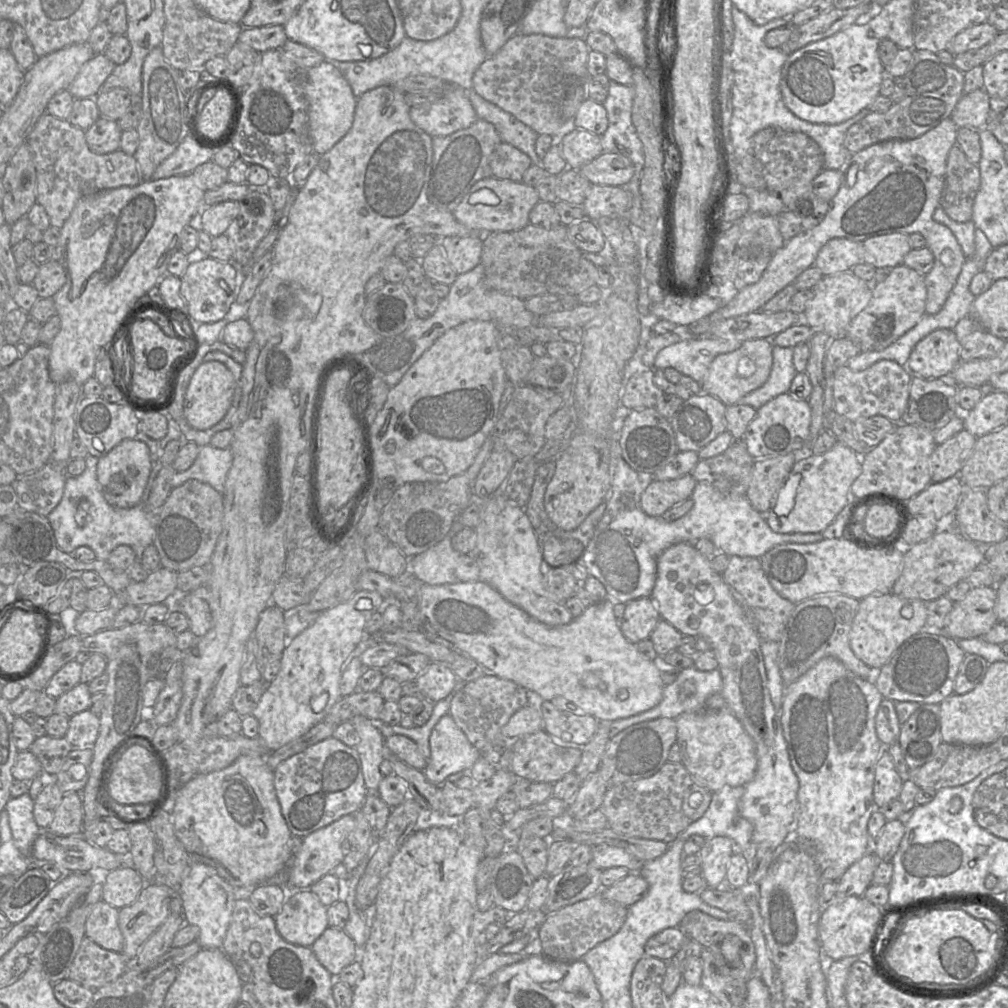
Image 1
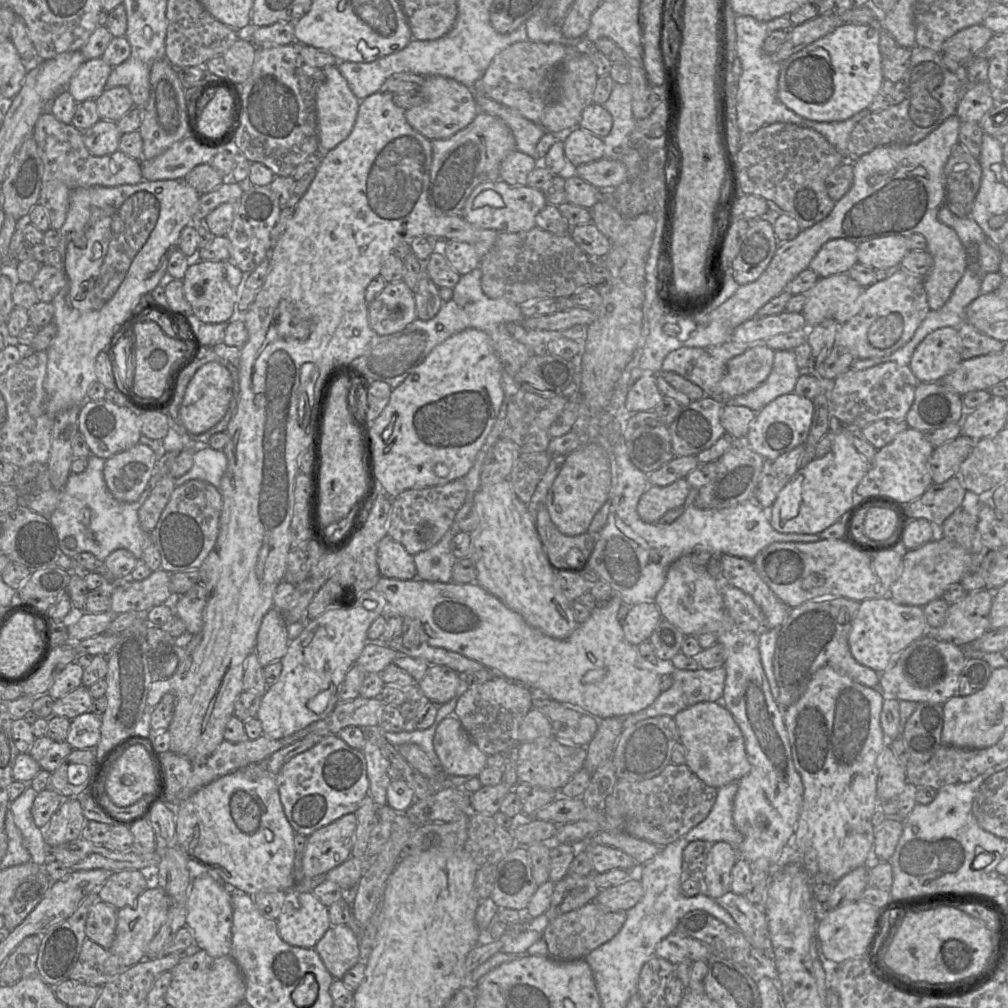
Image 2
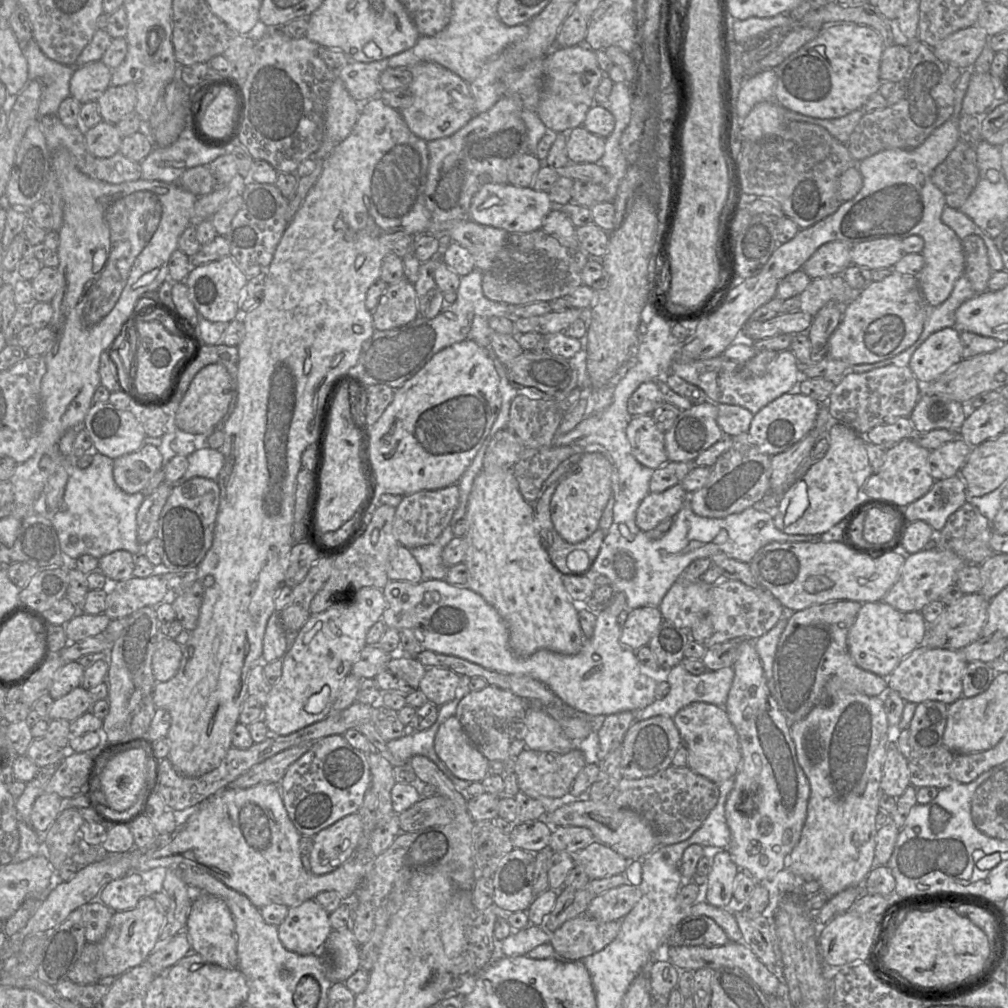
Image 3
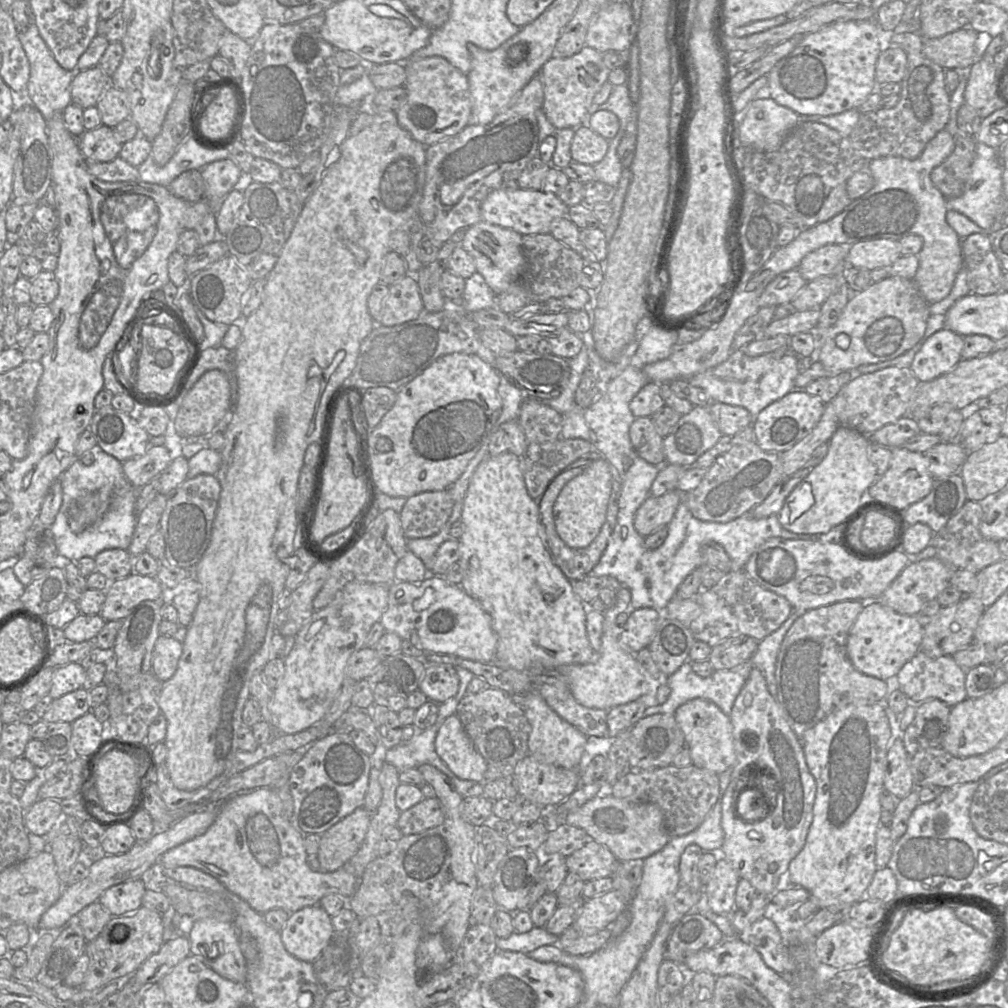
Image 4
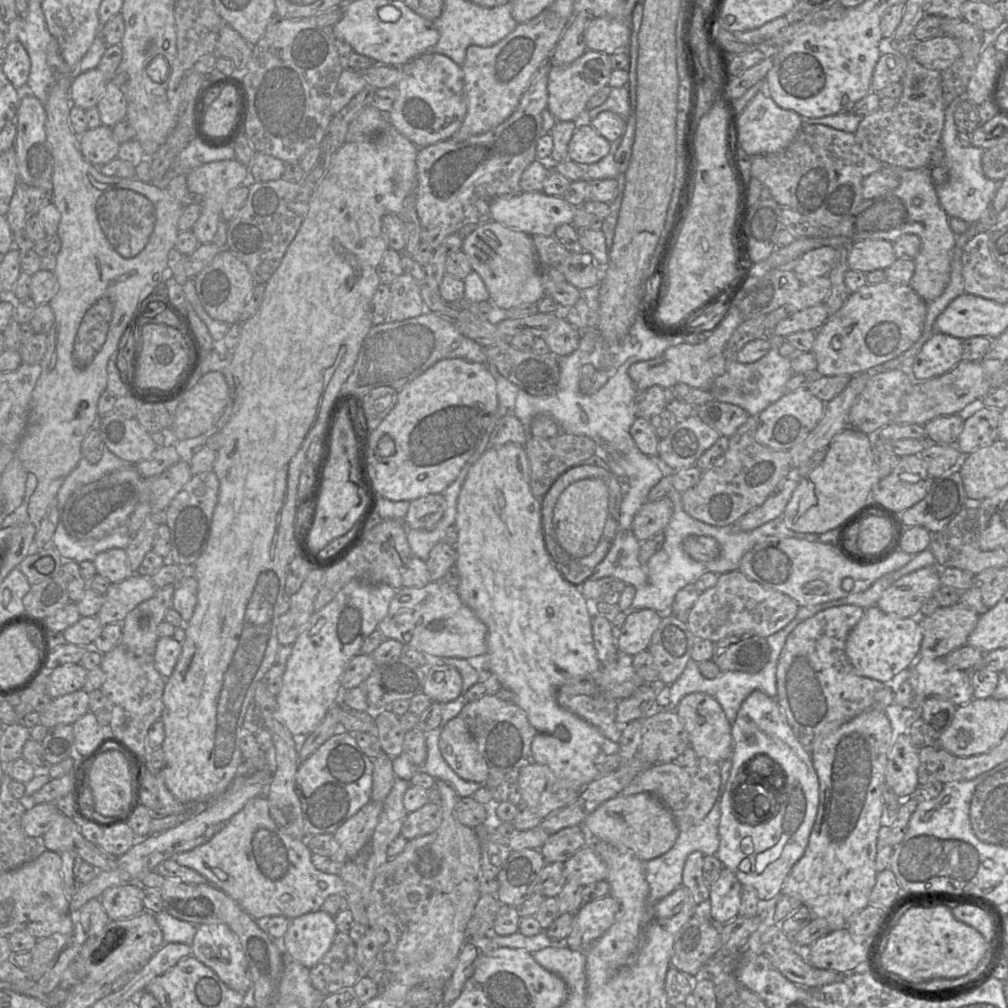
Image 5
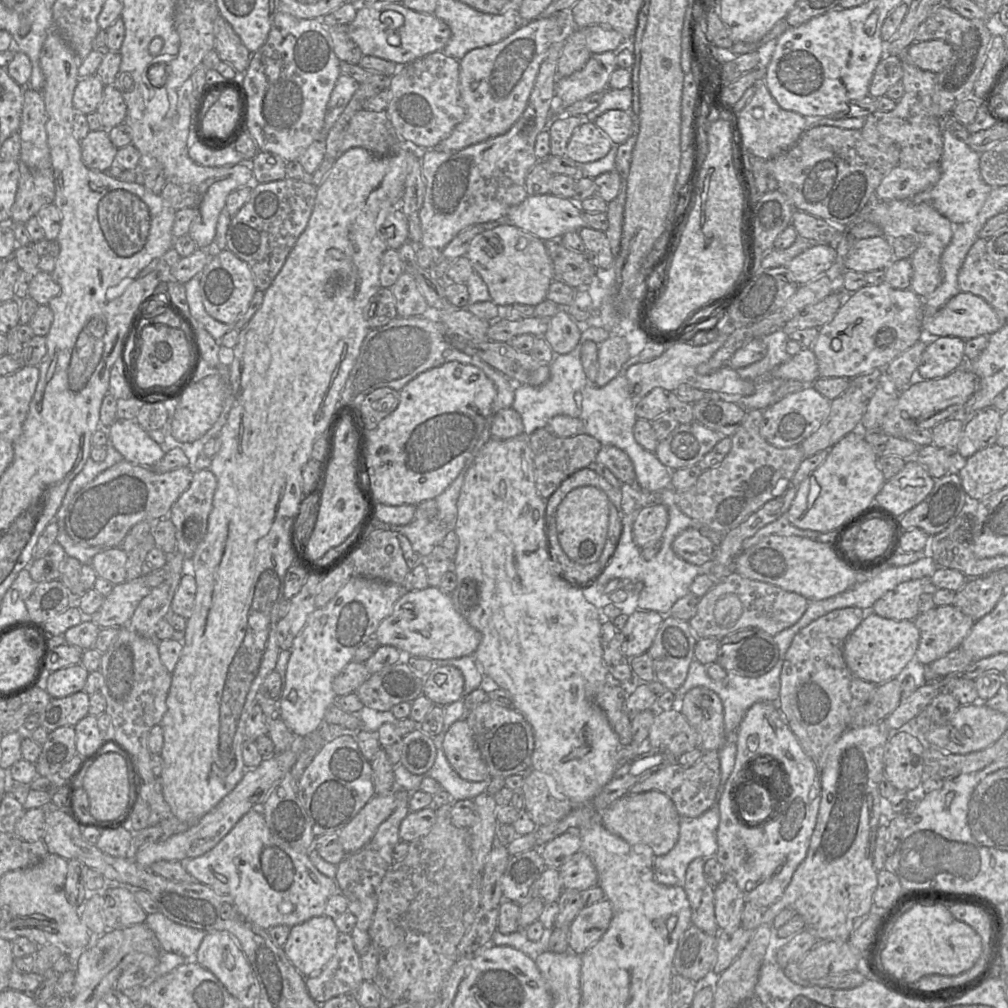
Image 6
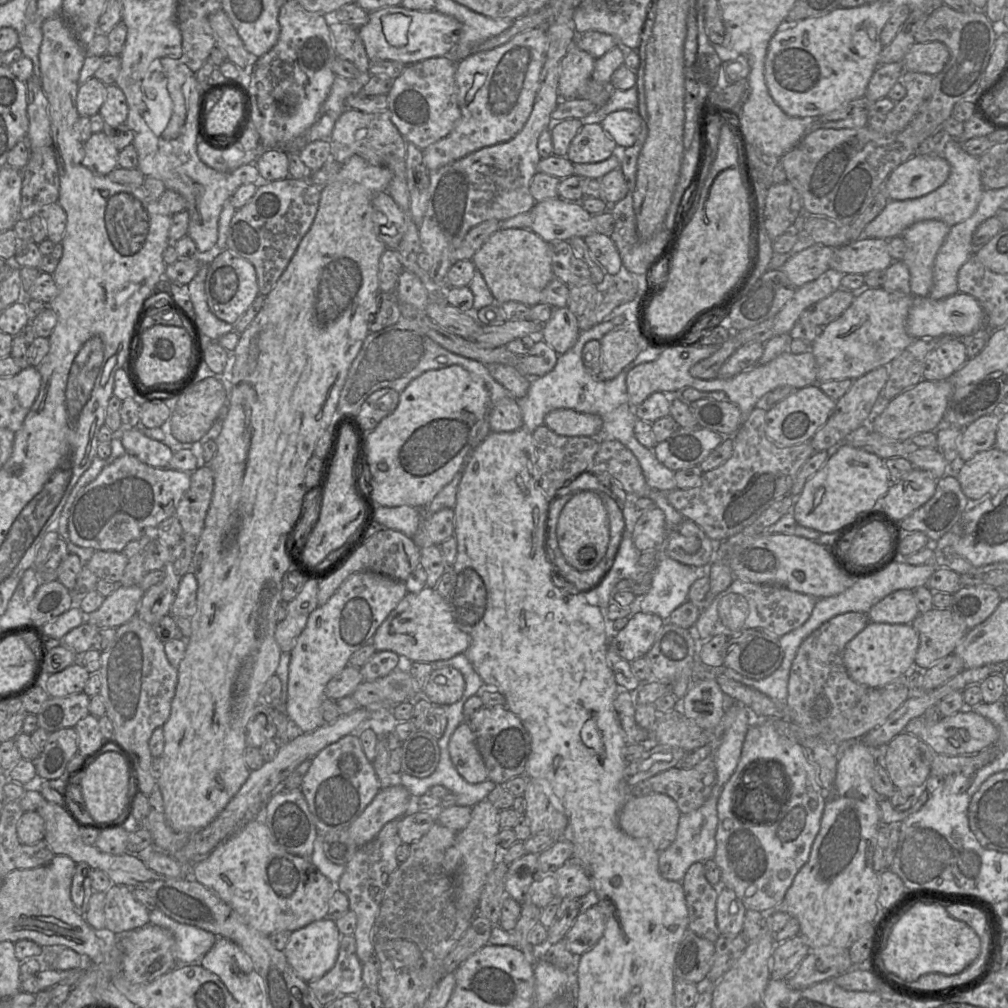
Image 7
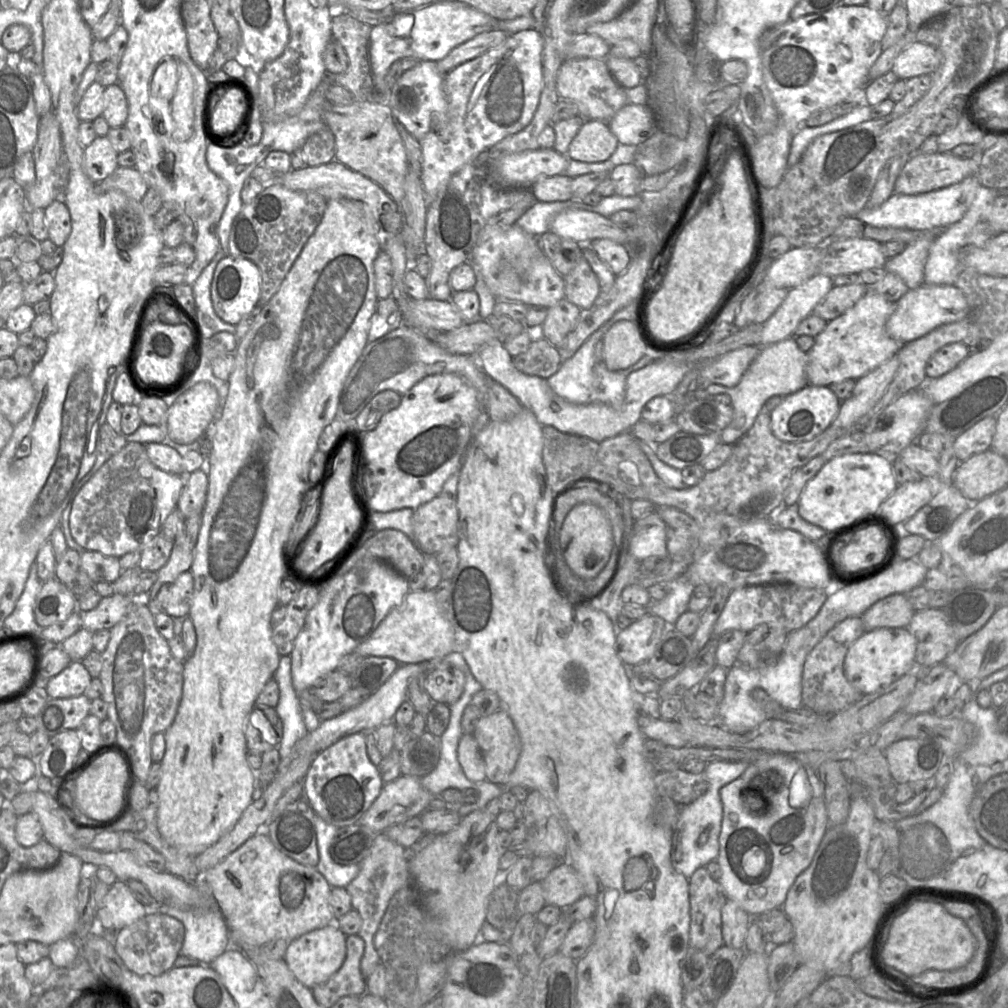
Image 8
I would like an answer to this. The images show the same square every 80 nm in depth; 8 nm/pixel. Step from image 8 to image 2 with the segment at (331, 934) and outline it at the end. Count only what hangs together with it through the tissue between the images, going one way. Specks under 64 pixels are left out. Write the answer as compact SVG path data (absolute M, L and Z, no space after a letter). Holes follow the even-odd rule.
M284 892L286 903L277 918L278 934L286 943L315 948L331 927L328 908L312 892Z

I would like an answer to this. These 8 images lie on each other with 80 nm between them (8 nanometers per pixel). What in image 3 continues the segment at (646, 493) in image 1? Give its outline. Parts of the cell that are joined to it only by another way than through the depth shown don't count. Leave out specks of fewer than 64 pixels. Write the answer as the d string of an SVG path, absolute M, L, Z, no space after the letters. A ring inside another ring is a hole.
M681 483L659 493L649 492L636 511L636 525L649 532L667 518L674 518L688 494Z

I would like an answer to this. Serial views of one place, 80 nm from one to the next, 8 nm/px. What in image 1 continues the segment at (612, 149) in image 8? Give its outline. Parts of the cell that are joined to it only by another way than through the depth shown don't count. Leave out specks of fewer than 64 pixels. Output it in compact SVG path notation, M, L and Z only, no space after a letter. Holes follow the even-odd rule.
M579 128L560 137L558 145L568 168L575 170L580 170L604 151L601 136Z

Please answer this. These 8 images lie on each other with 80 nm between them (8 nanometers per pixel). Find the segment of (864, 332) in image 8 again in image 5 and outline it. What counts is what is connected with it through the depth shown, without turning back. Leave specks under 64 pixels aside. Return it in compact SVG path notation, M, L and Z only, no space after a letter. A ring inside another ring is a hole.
M887 280L867 284L850 293L843 306L816 331L812 348L817 372L822 376L850 375L892 360L920 338L927 303L908 285Z

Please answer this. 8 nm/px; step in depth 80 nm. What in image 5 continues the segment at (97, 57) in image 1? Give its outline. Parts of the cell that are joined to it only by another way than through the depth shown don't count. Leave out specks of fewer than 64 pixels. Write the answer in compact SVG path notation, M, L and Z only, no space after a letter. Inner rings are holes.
M98 69L77 73L70 86L71 103L83 110L95 108L108 81Z

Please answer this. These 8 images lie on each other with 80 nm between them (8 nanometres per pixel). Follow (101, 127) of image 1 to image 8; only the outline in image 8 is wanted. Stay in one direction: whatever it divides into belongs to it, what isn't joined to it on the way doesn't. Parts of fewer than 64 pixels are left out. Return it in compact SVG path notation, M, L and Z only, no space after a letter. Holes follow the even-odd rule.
M97 136L84 149L84 171L94 183L109 177L118 168L118 152L107 136Z

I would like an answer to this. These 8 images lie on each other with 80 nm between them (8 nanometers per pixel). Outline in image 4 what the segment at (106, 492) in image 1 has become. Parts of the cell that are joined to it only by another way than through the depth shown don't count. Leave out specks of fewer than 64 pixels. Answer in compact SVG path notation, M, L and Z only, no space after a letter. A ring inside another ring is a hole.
M149 446L145 454L122 463L126 479L135 487L142 488L160 473L172 461L169 451L163 446Z

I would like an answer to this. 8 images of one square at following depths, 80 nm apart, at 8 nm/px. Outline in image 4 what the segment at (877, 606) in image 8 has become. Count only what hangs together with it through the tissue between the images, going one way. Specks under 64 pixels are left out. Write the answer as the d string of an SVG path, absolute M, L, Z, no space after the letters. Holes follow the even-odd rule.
M938 557L910 561L898 577L882 593L878 601L887 608L902 615L918 615L924 605L950 585L952 570Z

